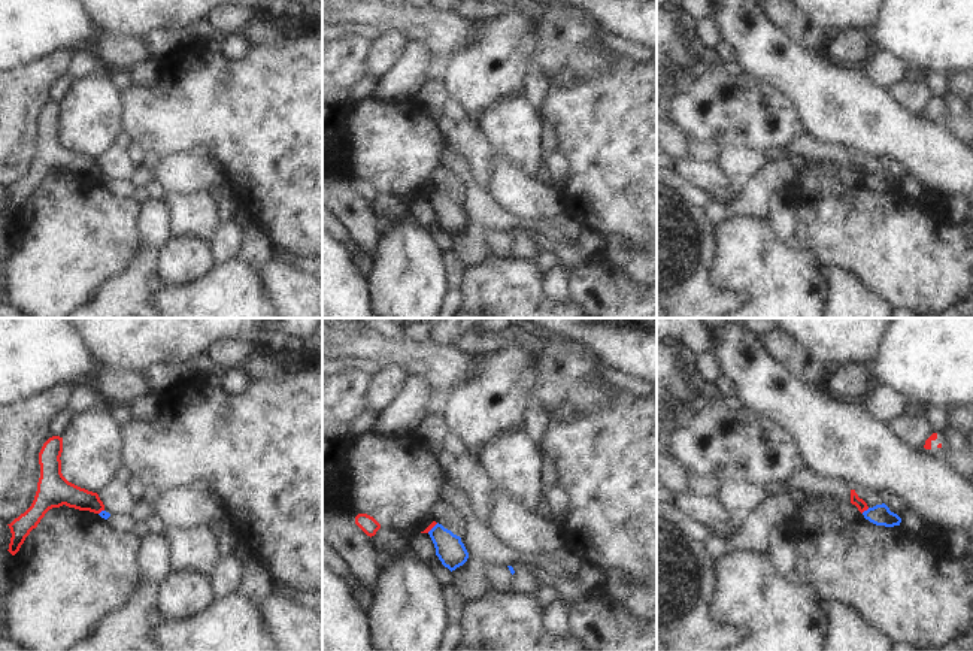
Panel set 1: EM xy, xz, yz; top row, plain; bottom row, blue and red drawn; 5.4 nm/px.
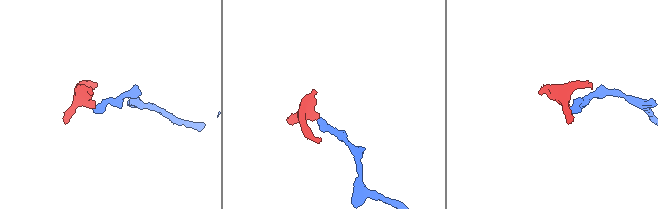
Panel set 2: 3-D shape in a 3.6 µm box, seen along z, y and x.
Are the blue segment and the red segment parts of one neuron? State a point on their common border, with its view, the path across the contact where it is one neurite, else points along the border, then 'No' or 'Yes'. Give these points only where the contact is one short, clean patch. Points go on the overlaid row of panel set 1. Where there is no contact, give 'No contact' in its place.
Touches blue at yz (864, 511). Boundary: yz (869, 508), (861, 512). No.

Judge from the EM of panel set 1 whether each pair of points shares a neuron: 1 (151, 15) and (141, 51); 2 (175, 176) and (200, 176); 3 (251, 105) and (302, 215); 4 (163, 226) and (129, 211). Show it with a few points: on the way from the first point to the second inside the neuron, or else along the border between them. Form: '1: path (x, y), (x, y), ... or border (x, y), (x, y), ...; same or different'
1: border (109, 32), (124, 32), (144, 39); different
2: path (181, 176), (194, 176); same
3: path (278, 132), (302, 156), (302, 188); same
4: border (144, 206), (141, 218), (144, 248), (141, 251); different

